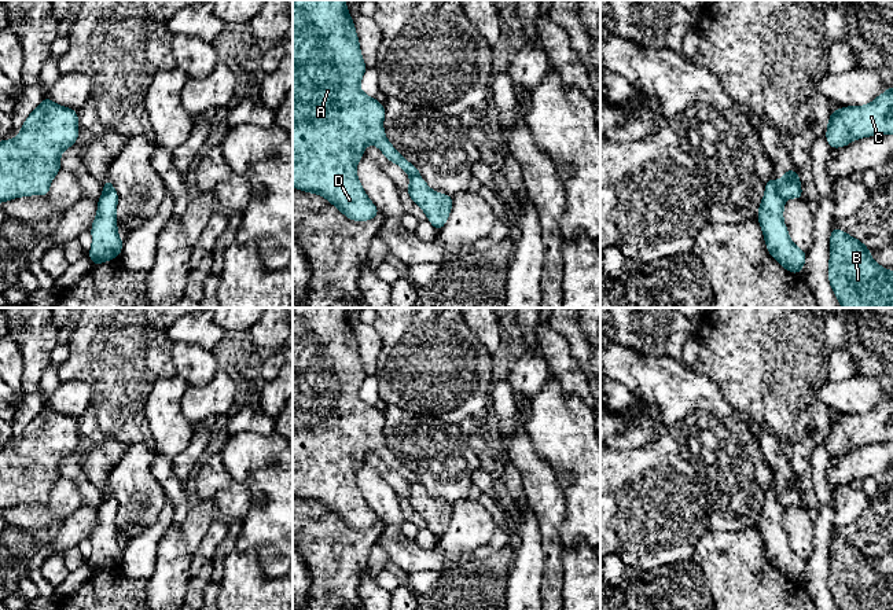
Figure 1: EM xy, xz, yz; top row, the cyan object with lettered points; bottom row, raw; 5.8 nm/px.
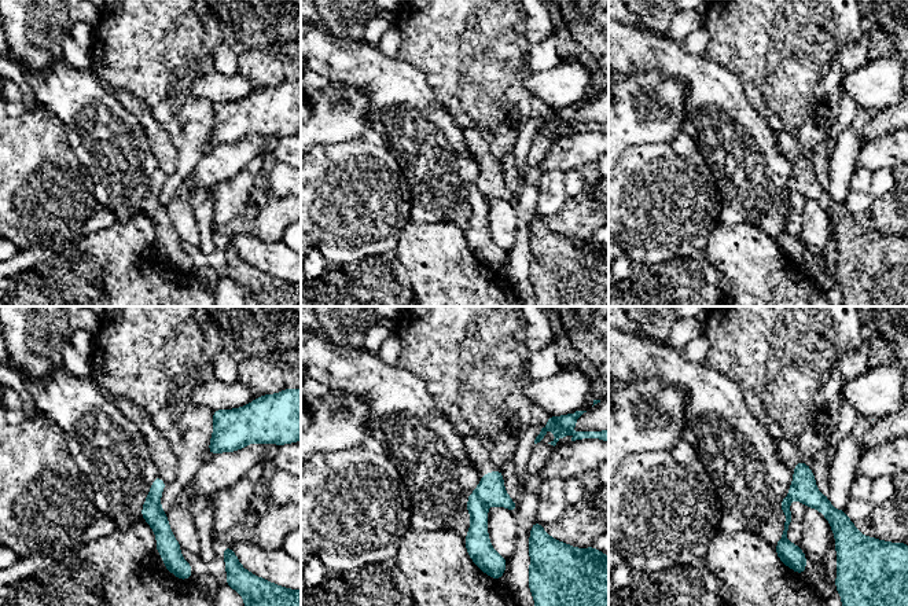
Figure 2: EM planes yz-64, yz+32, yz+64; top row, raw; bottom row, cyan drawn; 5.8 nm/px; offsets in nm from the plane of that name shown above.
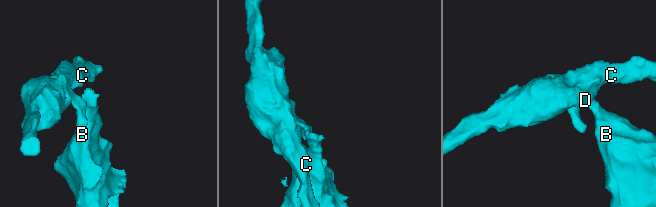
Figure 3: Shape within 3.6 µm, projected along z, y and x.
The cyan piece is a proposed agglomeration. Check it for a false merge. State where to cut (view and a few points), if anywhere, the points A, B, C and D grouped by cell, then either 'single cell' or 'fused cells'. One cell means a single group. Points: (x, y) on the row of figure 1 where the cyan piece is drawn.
cut in yz along (775, 183), (775, 188), (783, 199); A C D / B; fused cells

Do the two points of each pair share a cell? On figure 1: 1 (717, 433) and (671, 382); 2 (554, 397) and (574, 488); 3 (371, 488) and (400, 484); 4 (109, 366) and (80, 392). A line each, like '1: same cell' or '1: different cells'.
1: same cell
2: same cell
3: different cells
4: different cells

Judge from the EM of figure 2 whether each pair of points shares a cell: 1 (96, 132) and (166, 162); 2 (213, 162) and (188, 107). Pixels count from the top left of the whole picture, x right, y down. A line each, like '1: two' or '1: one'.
1: two
2: two

